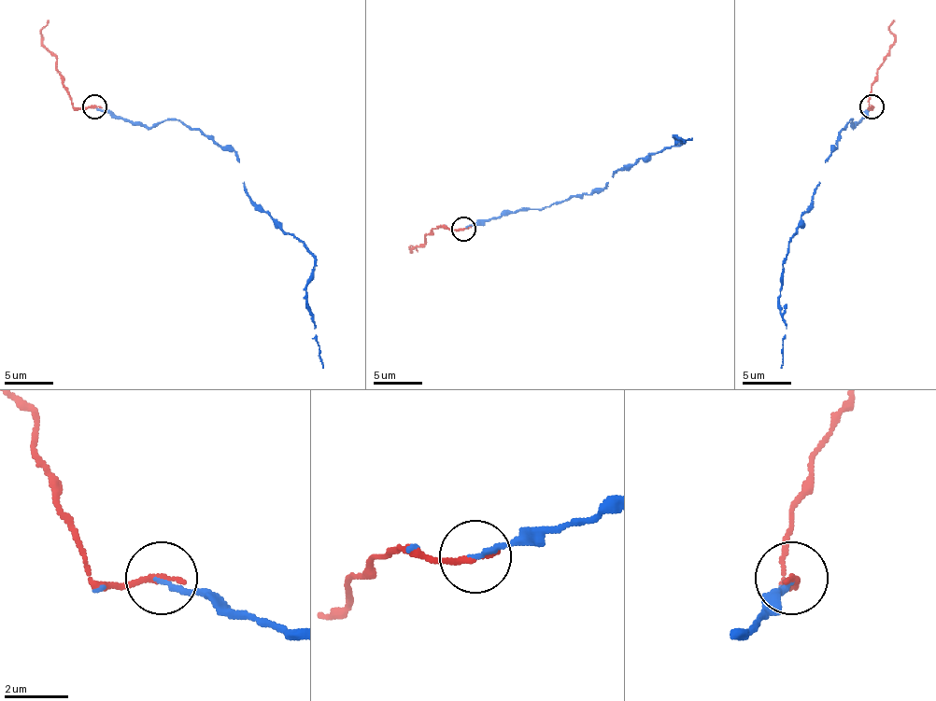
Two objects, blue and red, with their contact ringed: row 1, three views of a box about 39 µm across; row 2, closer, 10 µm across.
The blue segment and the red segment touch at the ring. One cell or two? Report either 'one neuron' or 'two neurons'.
one neuron

